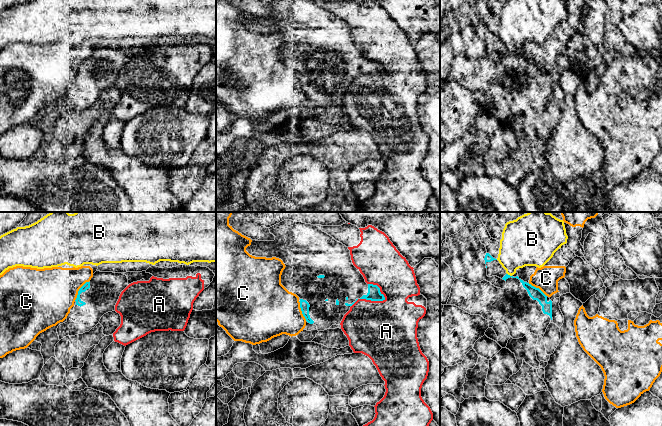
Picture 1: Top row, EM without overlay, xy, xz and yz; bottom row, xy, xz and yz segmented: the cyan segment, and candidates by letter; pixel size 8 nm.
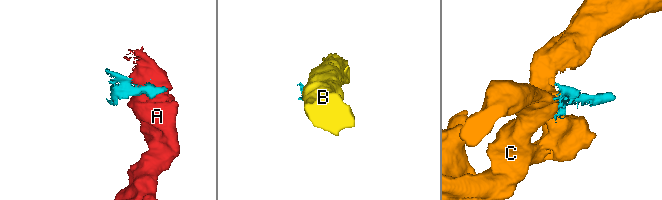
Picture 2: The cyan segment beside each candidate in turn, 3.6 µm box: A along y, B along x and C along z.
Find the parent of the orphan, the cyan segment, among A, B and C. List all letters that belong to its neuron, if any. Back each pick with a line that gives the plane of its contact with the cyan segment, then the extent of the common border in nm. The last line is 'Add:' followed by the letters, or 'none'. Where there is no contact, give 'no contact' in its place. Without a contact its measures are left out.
Add: none

